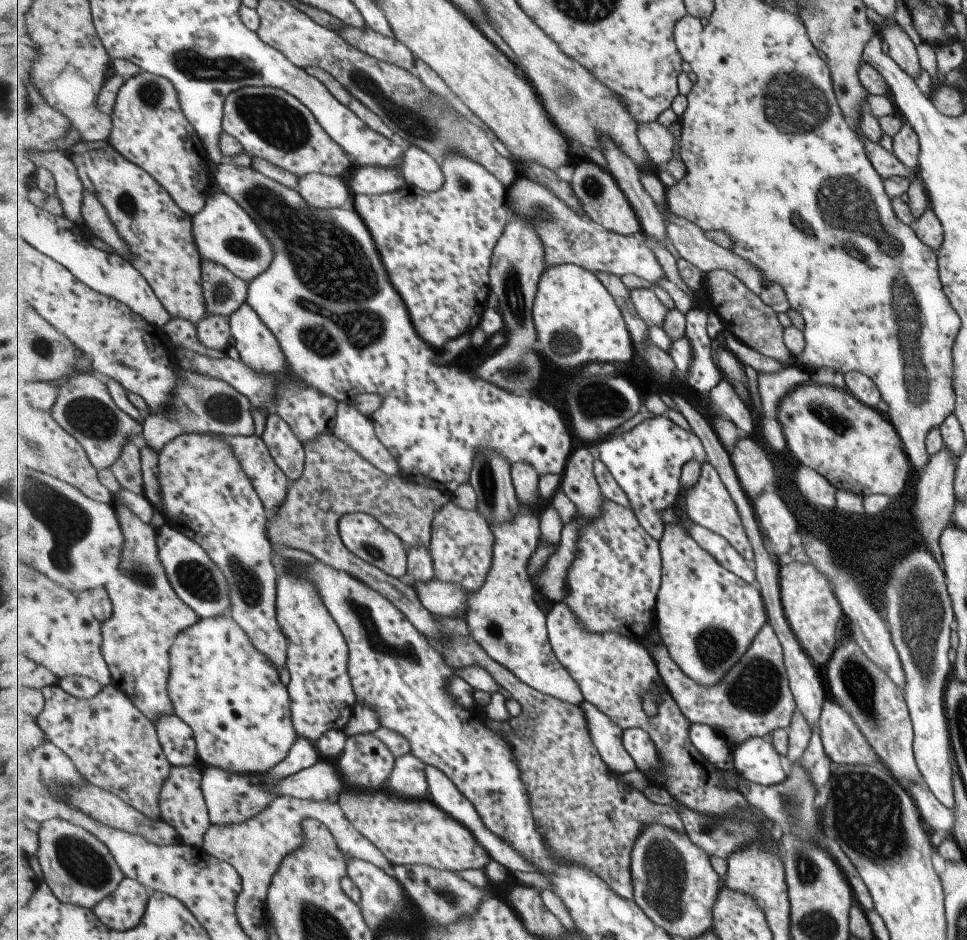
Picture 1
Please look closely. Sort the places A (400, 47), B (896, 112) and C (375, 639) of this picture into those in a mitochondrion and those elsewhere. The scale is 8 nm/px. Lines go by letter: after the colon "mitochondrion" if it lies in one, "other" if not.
A: other
B: other
C: mitochondrion

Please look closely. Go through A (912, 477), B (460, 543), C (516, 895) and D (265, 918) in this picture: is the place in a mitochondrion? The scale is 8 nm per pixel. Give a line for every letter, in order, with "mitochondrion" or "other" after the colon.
A: other
B: other
C: other
D: other

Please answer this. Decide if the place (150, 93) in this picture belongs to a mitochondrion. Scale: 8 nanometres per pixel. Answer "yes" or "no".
yes

